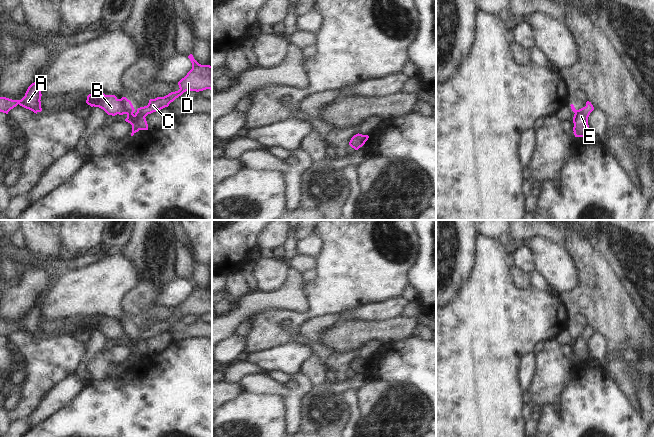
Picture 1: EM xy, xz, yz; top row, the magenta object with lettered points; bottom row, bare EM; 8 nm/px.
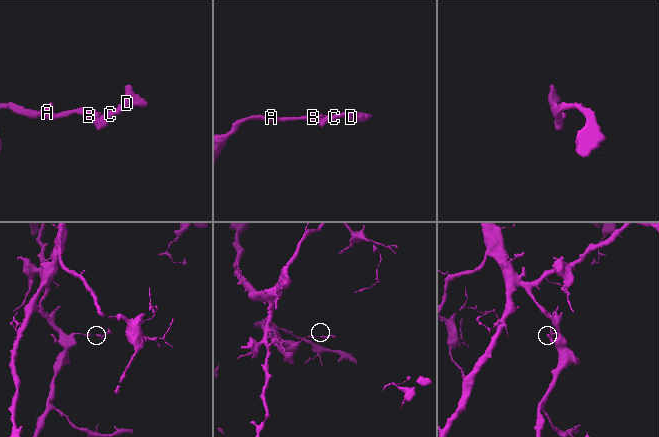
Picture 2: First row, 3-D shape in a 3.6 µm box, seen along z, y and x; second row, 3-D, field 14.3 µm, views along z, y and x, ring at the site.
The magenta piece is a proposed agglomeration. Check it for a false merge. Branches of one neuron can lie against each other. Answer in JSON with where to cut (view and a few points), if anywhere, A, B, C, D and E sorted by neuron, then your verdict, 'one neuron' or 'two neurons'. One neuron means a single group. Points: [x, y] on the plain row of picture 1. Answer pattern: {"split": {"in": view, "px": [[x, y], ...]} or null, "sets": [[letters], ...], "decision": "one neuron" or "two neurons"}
{"split": null, "sets": [["A", "B", "C", "D", "E"]], "decision": "one neuron"}

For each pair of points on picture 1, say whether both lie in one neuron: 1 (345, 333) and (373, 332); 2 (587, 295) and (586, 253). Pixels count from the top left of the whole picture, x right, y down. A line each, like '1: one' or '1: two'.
1: one
2: one

